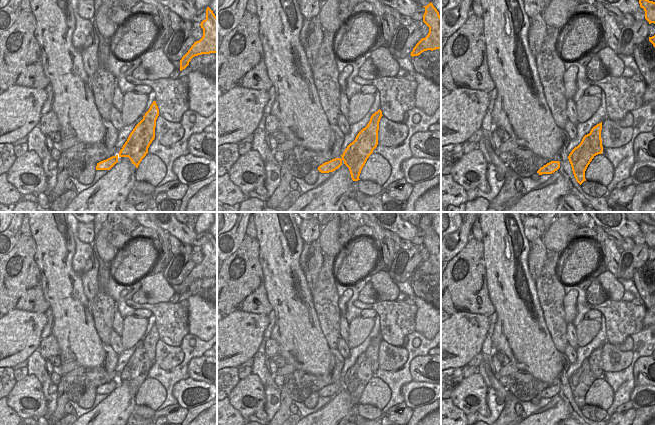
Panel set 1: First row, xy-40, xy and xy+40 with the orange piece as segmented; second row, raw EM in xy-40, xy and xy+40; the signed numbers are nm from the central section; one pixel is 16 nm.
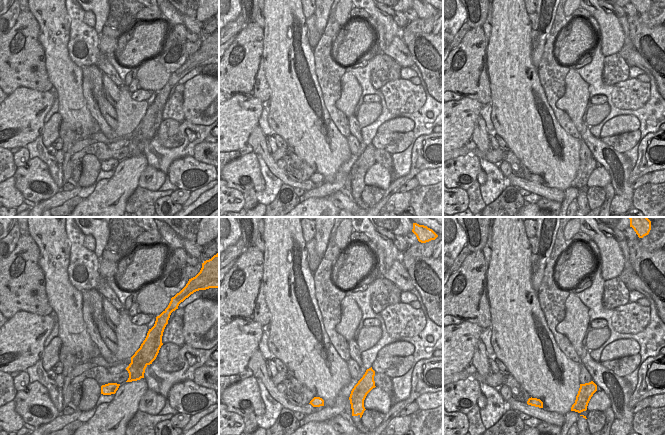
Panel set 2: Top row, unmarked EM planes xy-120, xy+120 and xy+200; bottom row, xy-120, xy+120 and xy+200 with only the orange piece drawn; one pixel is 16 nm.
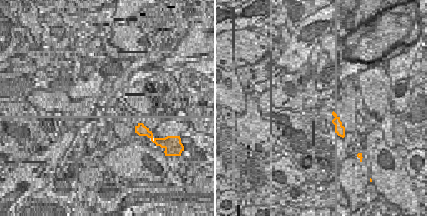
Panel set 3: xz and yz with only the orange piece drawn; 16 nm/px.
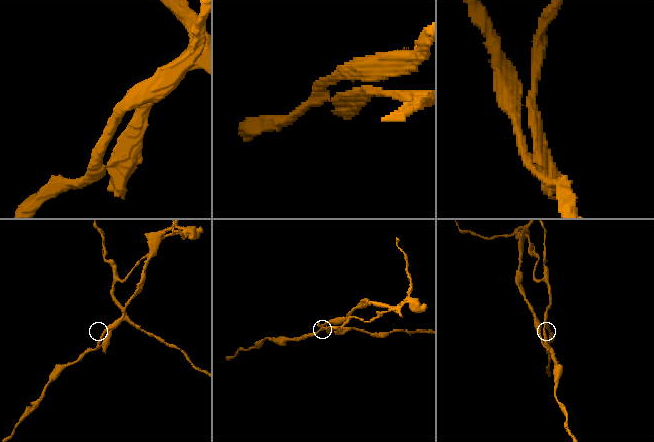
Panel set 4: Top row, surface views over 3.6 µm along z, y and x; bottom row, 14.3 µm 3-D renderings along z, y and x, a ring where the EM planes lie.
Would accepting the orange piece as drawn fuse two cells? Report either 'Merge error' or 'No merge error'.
Merge error

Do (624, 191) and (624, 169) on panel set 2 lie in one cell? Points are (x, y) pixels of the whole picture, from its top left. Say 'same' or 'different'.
same

